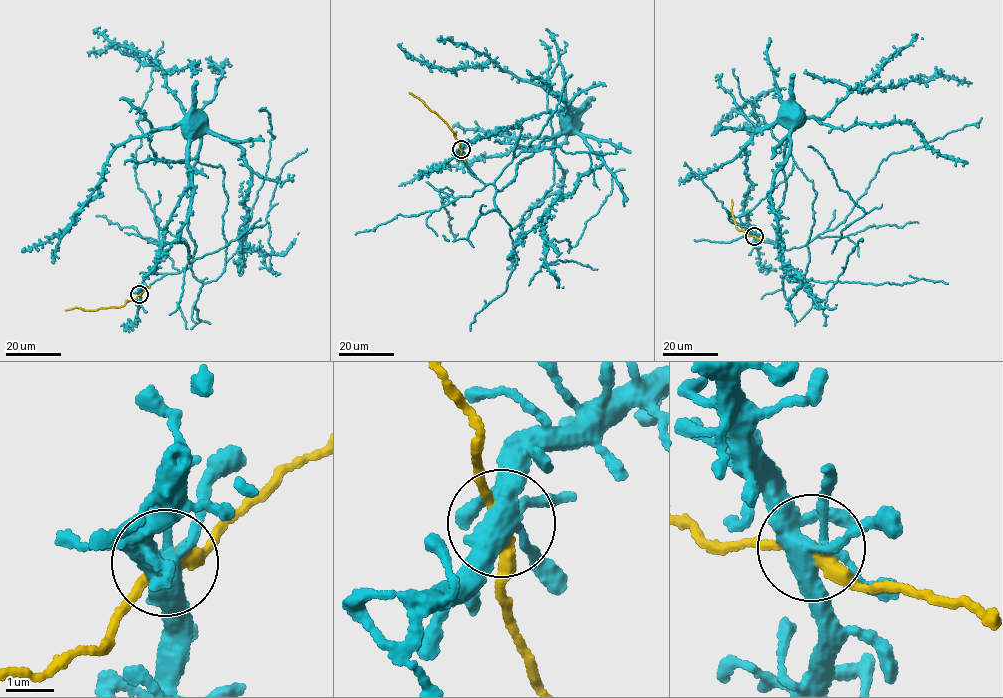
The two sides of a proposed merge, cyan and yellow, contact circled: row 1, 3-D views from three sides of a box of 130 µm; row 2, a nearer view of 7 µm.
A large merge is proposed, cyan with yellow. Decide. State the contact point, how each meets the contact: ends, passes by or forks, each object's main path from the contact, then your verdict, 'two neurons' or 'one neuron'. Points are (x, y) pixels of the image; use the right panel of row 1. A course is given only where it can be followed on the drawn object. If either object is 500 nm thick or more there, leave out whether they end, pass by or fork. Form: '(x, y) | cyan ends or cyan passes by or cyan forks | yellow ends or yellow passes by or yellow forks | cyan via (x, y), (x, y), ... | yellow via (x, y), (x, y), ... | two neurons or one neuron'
(754, 236) | cyan forks | yellow passes by | cyan via (754, 236), (743, 211), (743, 201), (750, 185), (746, 174), (745, 143), (775, 121), (786, 108) | yellow via (754, 236), (737, 229), (731, 199) | one neuron

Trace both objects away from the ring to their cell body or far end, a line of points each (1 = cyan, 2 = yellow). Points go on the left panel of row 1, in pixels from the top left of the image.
1: (140, 294), (142, 279), (156, 267), (156, 256), (170, 214), (191, 182), (186, 124)
2: (140, 294), (120, 307), (65, 310)

